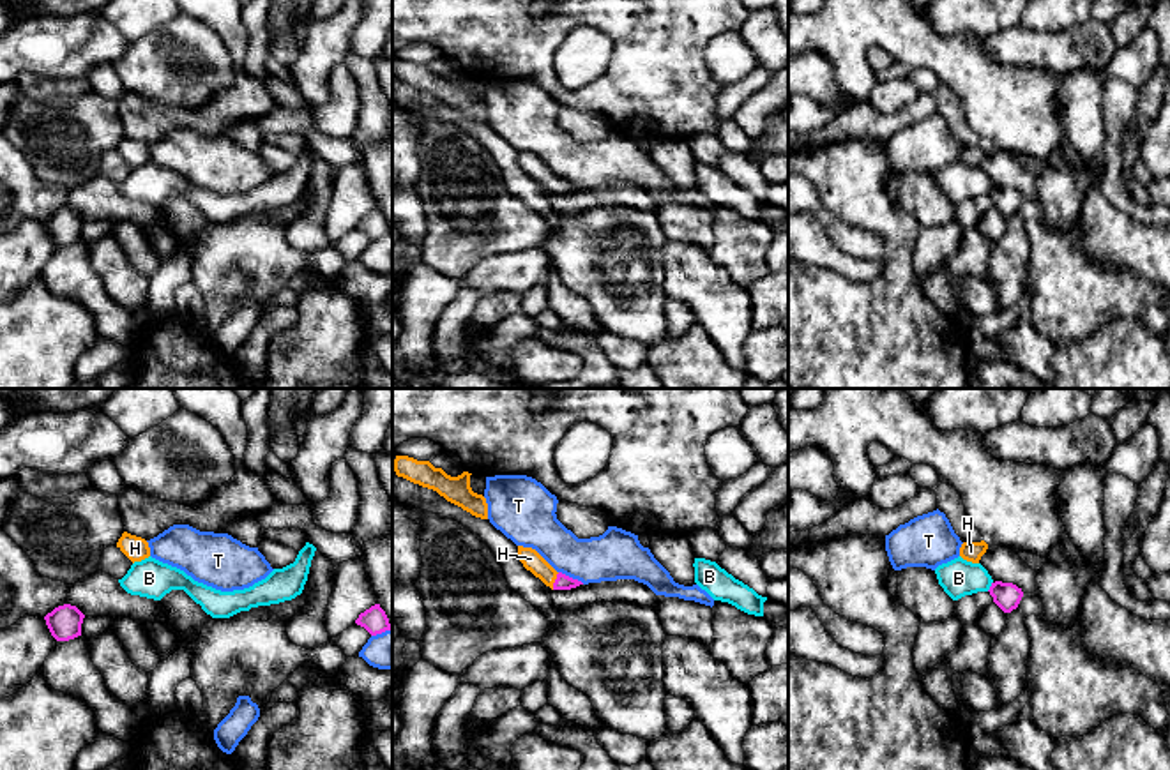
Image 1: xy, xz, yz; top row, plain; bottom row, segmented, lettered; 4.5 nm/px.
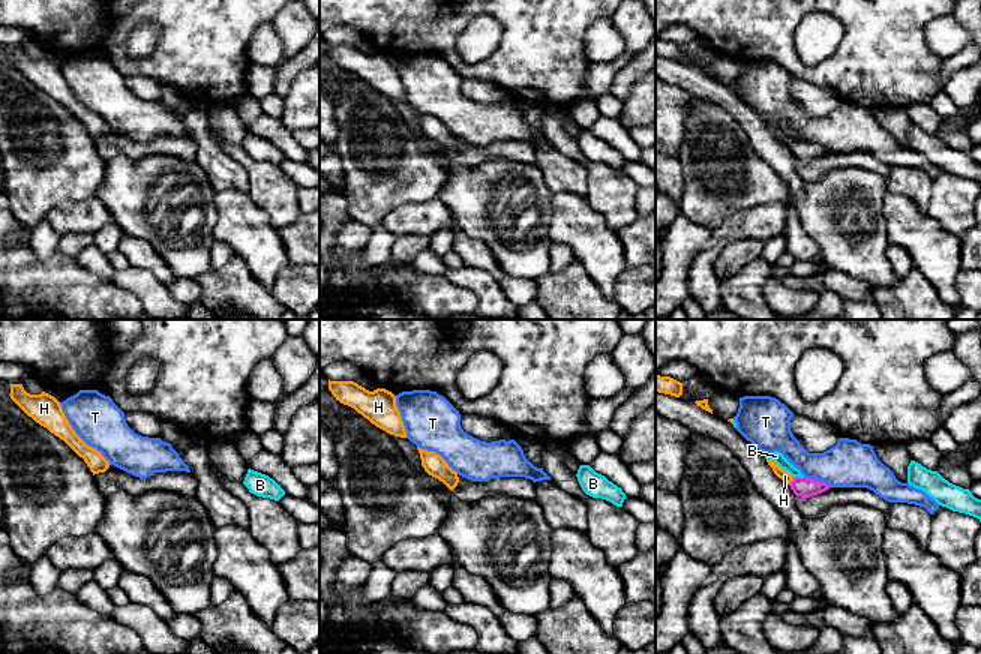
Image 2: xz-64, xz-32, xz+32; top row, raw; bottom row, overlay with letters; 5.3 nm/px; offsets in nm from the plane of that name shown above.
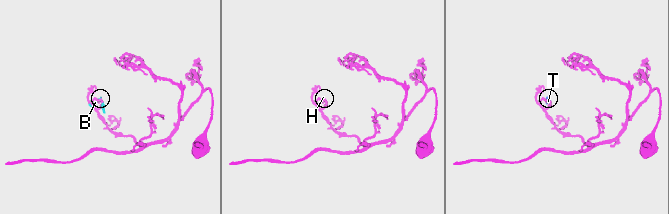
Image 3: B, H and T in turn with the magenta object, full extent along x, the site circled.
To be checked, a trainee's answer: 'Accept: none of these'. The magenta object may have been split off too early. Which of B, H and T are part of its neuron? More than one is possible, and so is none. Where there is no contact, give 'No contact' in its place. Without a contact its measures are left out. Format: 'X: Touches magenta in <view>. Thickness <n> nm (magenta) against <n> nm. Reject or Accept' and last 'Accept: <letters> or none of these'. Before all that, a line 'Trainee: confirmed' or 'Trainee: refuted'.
Trainee: refuted
B: Touches magenta in yz. Thickness 120 nm (magenta) against 170 nm. Reject
H: Touches magenta in xz. Thickness 70 nm (magenta) against 90 nm. Accept
T: Touches magenta in xz. Thickness 70 nm (magenta) against 220 nm. Reject
Accept: H

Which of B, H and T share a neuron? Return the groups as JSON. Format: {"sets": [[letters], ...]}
{"sets": [["B"], ["H"], ["T"]]}

